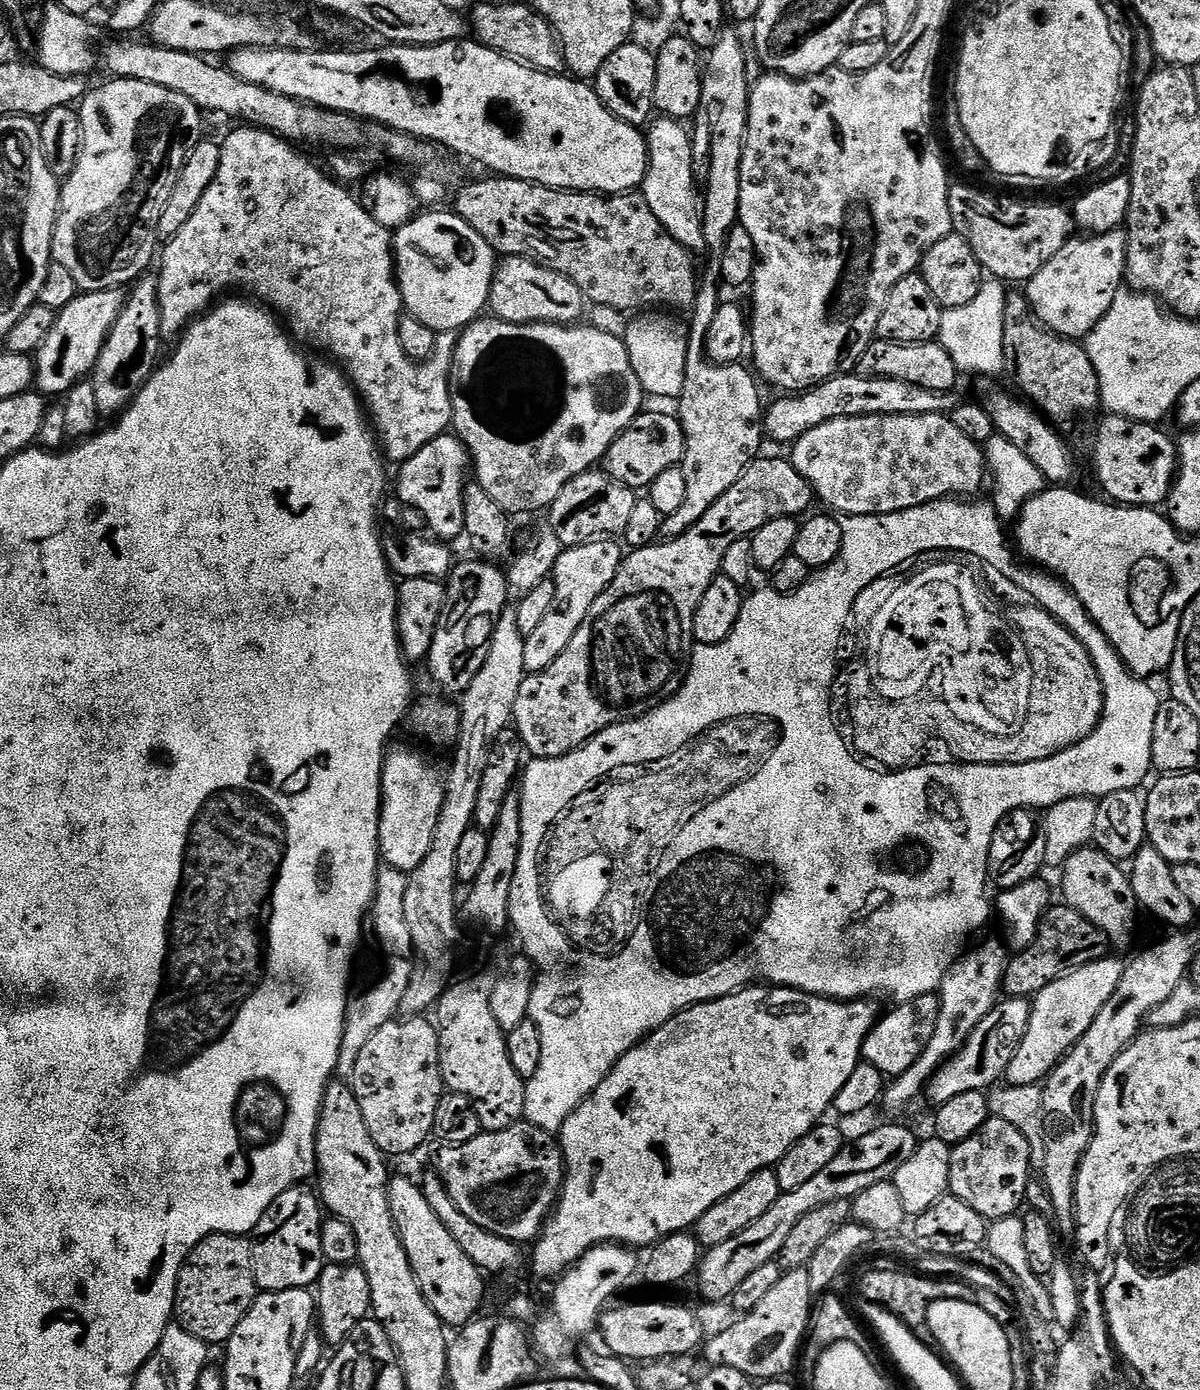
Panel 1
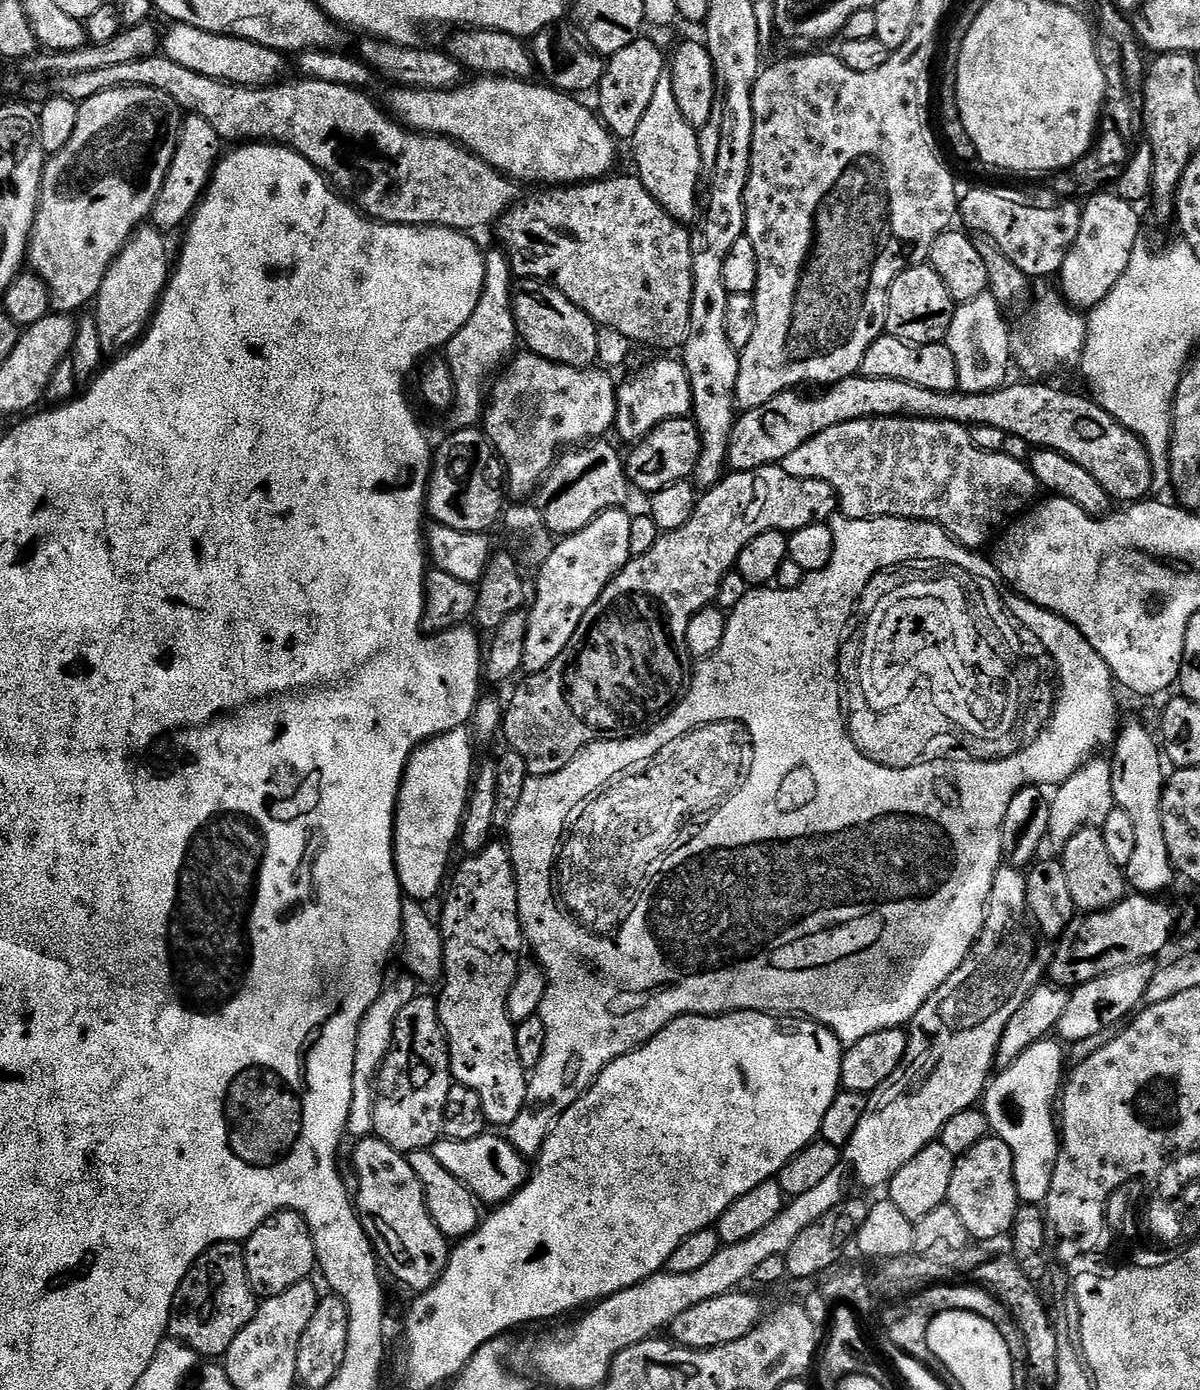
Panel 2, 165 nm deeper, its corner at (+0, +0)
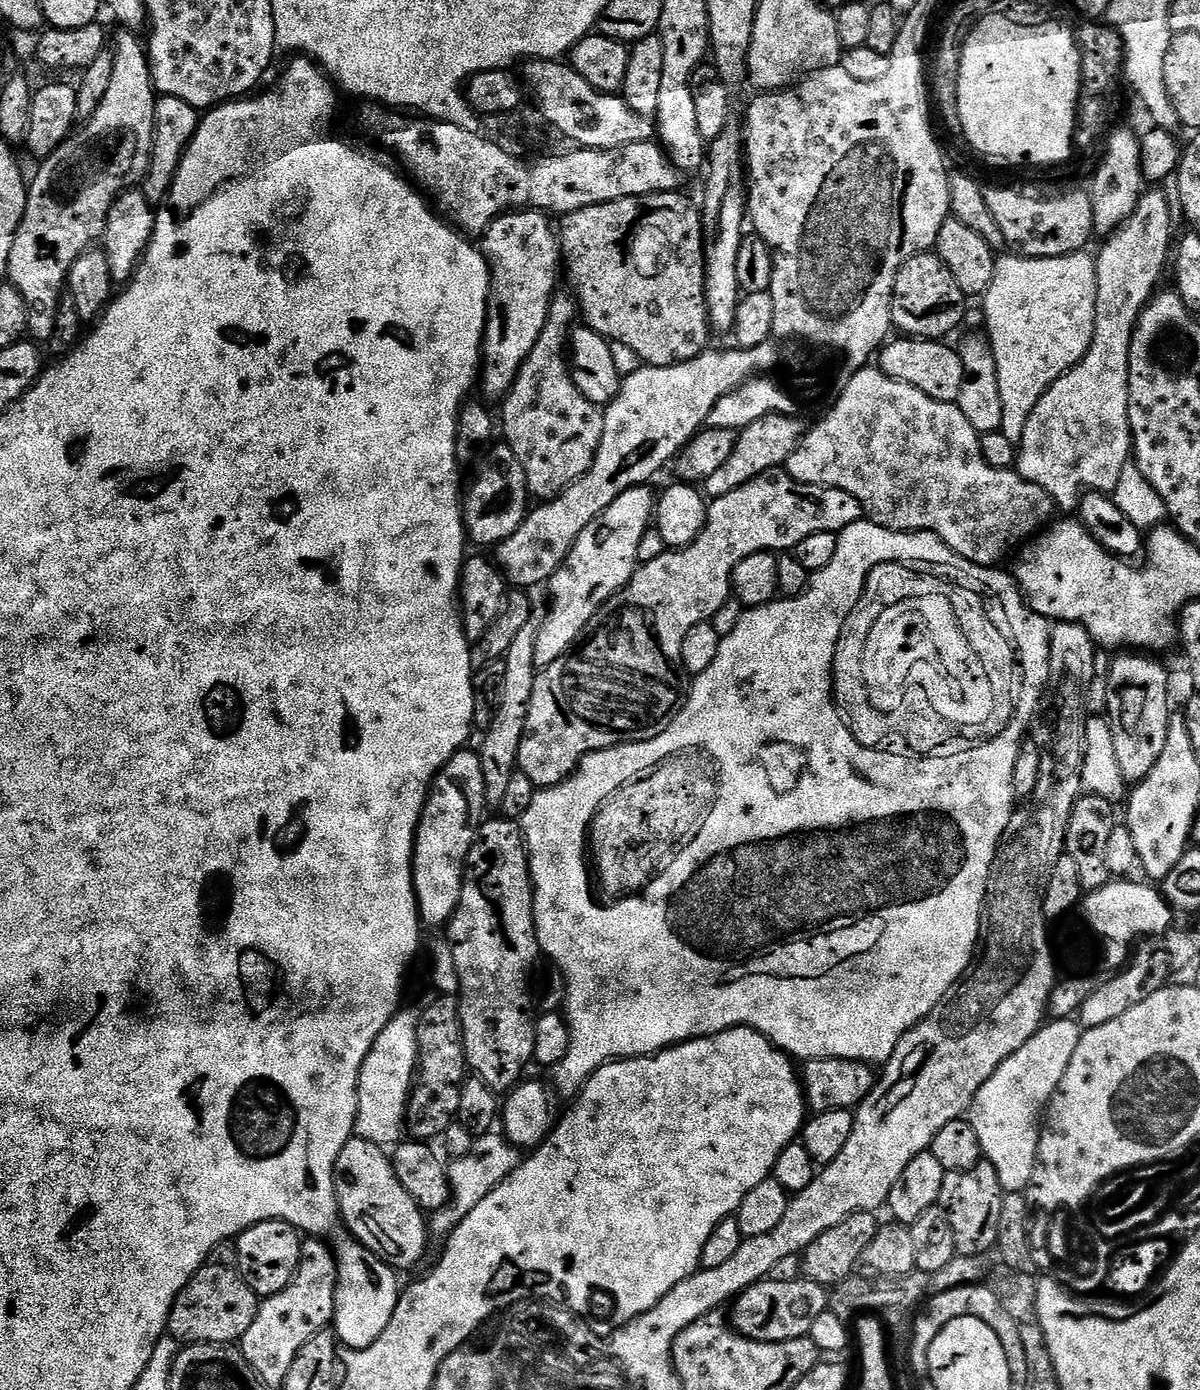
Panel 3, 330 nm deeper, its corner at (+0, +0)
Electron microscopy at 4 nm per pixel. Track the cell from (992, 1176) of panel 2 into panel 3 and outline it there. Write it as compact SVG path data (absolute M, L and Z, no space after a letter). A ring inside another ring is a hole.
M981 1159L980 1163L975 1164L970 1170L945 1172L938 1207L946 1210L946 1218L950 1218L957 1256L987 1257L995 1249L1004 1194L998 1170L994 1170L994 1166L988 1160Z

